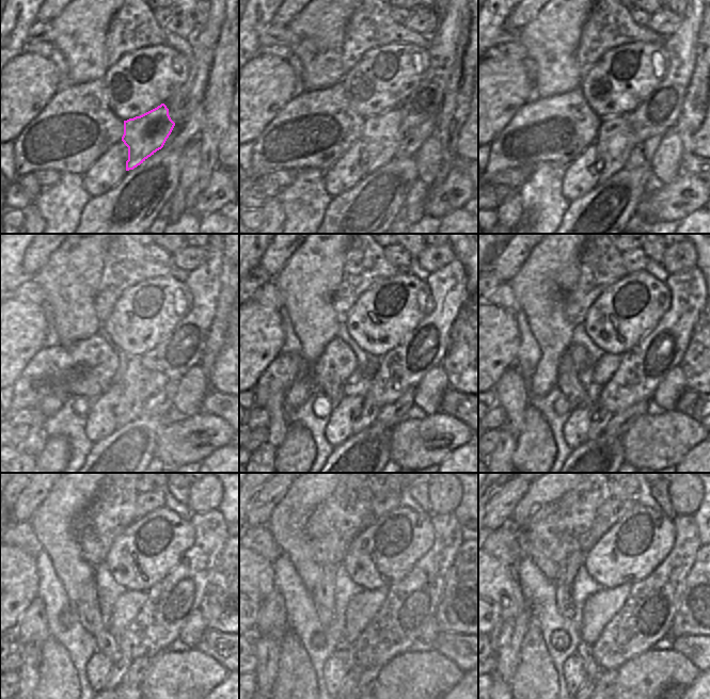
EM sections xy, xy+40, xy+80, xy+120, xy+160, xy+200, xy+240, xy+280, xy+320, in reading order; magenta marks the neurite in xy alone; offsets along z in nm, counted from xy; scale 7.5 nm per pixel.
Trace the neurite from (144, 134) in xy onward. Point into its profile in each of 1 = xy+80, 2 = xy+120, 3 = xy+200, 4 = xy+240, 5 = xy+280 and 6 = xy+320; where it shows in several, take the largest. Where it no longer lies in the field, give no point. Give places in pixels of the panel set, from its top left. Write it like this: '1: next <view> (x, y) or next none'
1: next xy+80 (615, 140)
2: next xy+120 (135, 382)
3: next xy+200 (602, 416)
4: next xy+240 (119, 668)
5: next xy+280 (348, 688)
6: next xy+320 (586, 689)

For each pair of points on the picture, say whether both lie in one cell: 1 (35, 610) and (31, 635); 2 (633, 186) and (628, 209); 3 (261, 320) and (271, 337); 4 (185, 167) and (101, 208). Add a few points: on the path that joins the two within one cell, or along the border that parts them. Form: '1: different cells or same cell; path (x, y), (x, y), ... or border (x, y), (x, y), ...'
1: same cell; path (34, 617), (31, 629)
2: same cell; path (630, 191), (628, 204)
3: same cell; path (261, 324), (267, 333)
4: different cells; border (182, 148), (178, 186)

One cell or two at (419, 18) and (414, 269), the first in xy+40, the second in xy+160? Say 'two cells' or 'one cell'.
two cells

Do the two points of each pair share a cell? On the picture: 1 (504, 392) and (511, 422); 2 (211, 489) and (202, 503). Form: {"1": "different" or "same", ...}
{"1": "same", "2": "same"}

